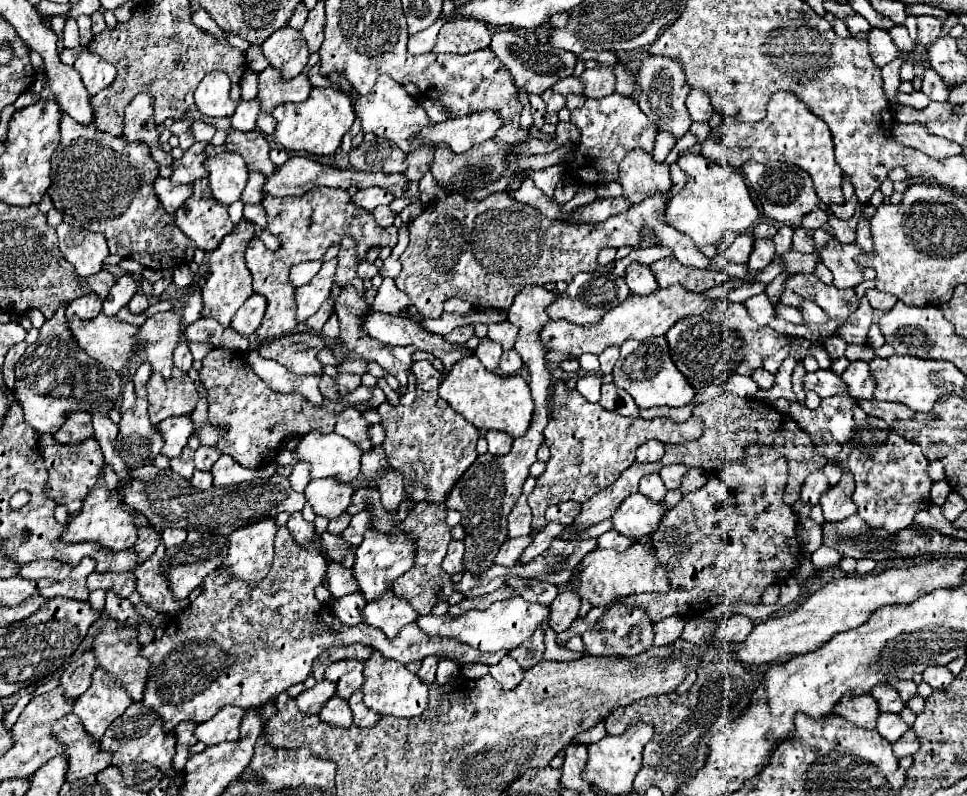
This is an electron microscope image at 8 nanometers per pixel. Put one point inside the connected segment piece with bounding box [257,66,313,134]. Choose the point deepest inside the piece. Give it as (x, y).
(273, 90)

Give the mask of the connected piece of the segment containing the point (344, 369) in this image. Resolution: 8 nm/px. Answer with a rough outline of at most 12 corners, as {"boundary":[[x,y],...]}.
{"boundary":[[365,360],[345,361],[337,366],[338,373],[366,373]]}

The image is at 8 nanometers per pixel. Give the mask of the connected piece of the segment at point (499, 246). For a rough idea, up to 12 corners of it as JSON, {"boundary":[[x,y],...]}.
{"boundary":[[509,189],[449,194],[411,224],[395,286],[425,318],[447,298],[509,310],[651,228],[663,224],[665,194],[601,224],[551,220]]}

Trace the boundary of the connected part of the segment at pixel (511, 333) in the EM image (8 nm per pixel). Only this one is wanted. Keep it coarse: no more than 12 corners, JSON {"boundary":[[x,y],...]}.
{"boundary":[[511,322],[491,324],[489,338],[503,344],[503,350],[515,346],[519,328]]}

